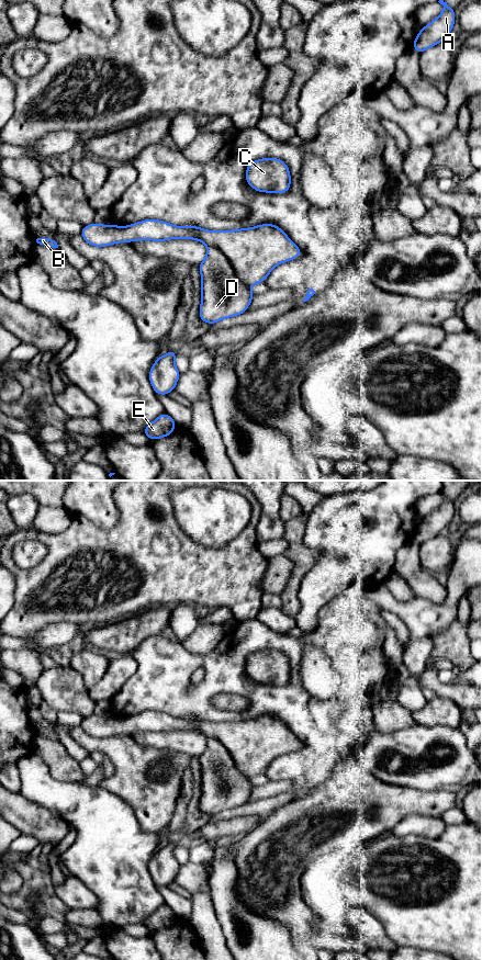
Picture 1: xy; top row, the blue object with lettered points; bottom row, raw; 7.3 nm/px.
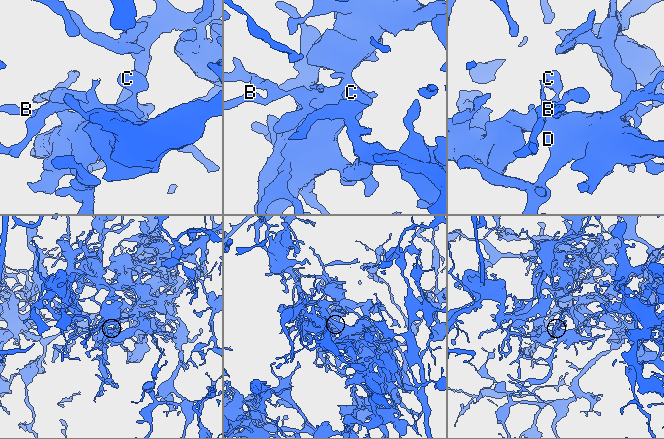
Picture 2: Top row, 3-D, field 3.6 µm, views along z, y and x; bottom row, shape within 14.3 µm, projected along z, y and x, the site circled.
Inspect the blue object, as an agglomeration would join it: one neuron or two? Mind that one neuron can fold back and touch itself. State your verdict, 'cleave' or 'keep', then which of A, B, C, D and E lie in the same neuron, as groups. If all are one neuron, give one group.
cleave; A B D E / C

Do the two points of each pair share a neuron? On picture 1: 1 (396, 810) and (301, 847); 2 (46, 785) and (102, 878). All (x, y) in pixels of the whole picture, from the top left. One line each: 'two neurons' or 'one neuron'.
1: one neuron
2: one neuron

